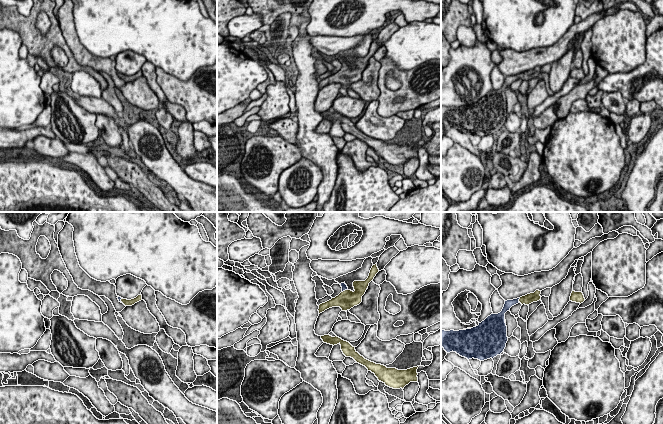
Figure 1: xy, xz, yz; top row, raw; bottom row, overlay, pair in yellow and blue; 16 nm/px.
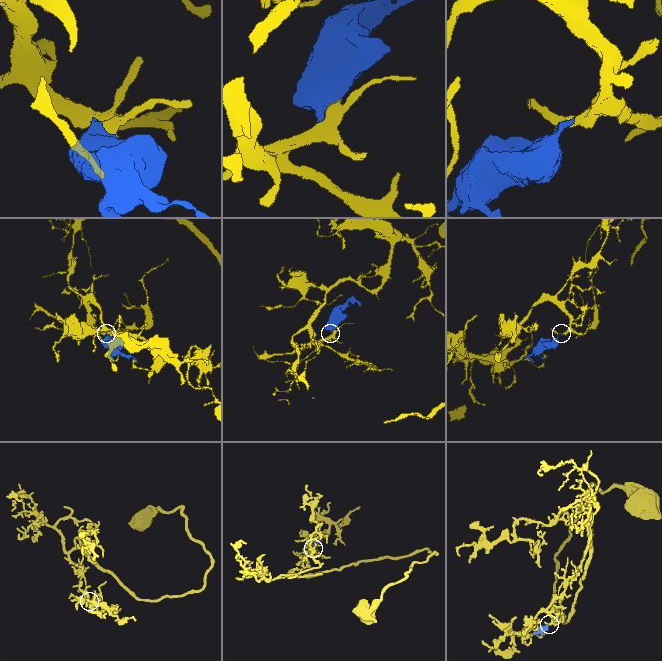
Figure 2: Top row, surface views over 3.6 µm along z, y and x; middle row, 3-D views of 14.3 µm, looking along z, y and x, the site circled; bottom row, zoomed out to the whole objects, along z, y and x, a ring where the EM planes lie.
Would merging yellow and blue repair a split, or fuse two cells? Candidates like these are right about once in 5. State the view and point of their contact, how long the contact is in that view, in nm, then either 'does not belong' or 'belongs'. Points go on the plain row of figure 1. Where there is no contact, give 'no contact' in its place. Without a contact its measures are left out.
yz (519, 76) | 80 nm | belongs

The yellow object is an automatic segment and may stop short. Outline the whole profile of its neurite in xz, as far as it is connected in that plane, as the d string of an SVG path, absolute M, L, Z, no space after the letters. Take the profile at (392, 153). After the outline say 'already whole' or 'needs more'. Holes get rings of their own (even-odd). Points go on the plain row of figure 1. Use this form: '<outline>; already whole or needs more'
M329 110L321 112L324 119L330 121L341 121L341 126L346 133L353 134L357 139L365 142L368 147L375 150L379 157L383 158L386 162L393 165L404 165L410 158L418 158L417 143L413 143L407 146L398 146L396 144L387 144L384 141L376 140L365 135L361 132L349 118L342 116L335 112L332 113Z; already whole

